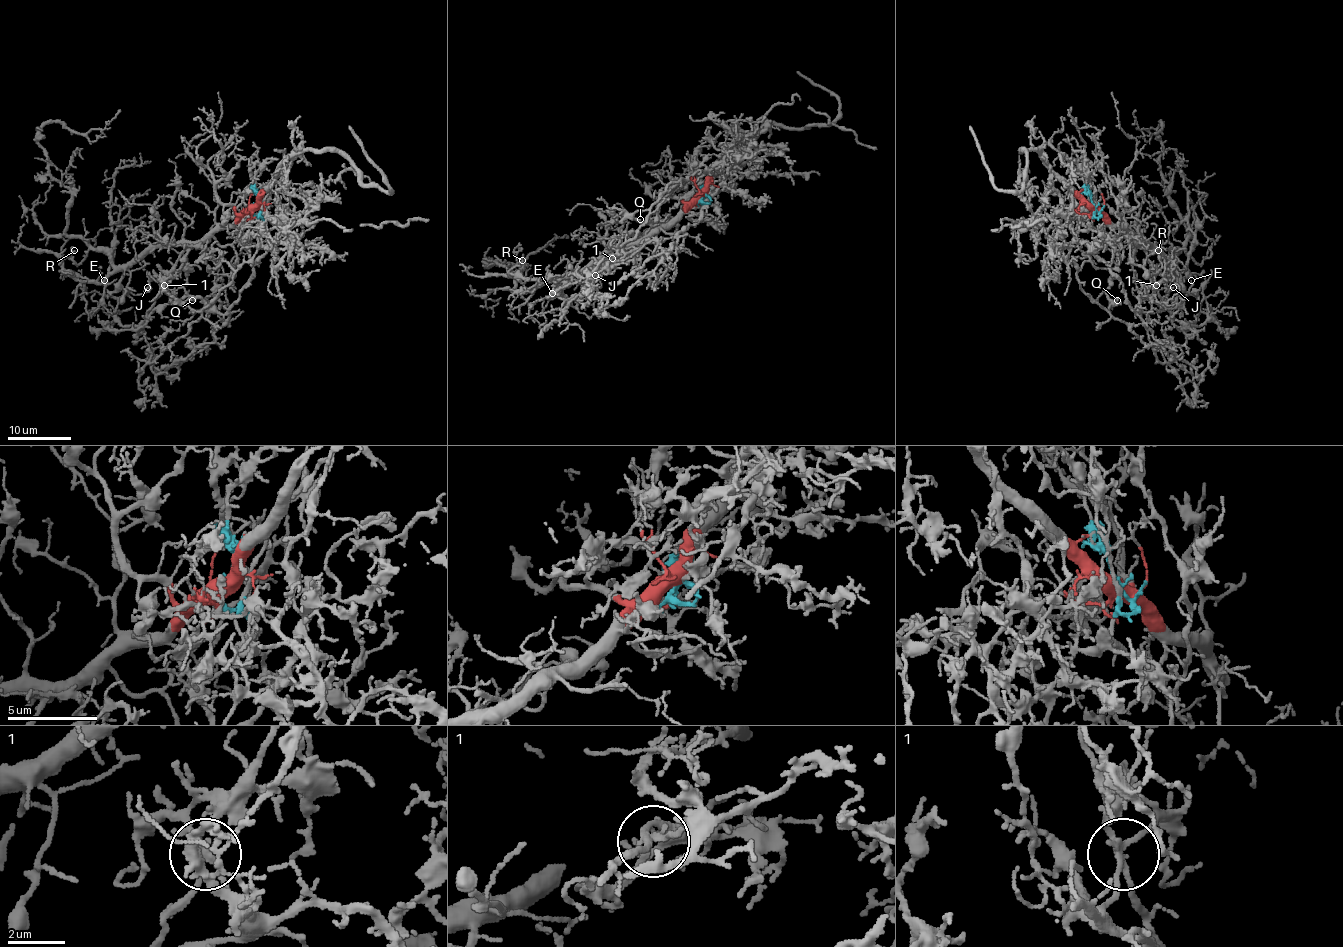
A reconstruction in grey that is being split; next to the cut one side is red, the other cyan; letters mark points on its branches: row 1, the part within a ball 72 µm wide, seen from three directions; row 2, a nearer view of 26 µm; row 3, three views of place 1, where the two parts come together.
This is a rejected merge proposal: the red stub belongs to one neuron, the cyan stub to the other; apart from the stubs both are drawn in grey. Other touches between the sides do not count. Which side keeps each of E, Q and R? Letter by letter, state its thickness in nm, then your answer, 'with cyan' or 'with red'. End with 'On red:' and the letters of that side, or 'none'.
E: 140 nm | with red
Q: 150 nm | with cyan
R: 100 nm | with red
On red: E, R

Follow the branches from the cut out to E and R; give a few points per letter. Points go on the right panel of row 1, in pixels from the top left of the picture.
E: (1094, 207), (1135, 242), (1147, 242), (1177, 272), (1186, 291), (1191, 280)
R: (1094, 207), (1135, 242), (1147, 242), (1177, 272), (1177, 283), (1177, 274), (1158, 250)

